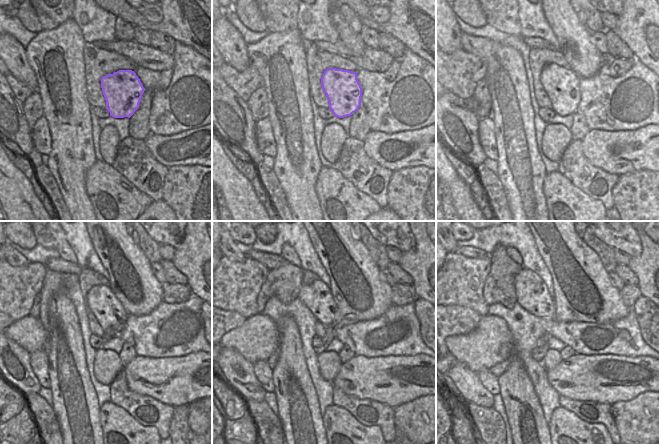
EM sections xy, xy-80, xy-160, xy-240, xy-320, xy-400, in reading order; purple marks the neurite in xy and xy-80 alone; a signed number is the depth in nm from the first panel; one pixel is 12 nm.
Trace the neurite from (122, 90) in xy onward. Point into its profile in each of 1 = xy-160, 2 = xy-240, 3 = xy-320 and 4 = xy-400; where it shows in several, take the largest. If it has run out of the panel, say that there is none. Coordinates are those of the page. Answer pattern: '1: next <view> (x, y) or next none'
1: next xy-160 (561, 85)
2: next xy-240 (108, 310)
3: next xy-320 (317, 296)
4: next xy-400 (532, 294)

